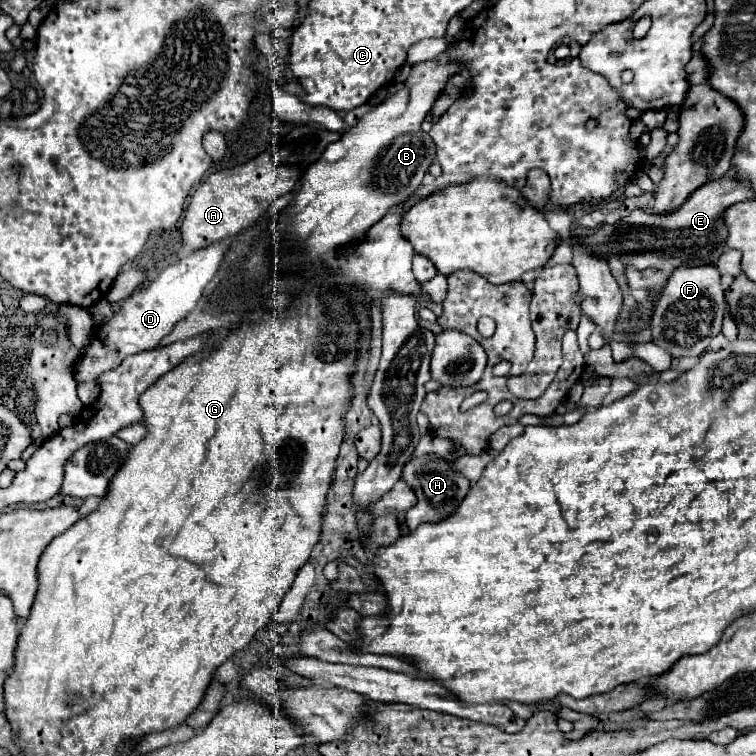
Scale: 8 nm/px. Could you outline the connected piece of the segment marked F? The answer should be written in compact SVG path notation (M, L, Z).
M682 264L670 276L664 292L656 304L652 318L652 342L672 354L672 358L700 356L708 350L710 340L720 334L722 328L722 304L724 288L720 284L720 272L714 264L690 266Z

